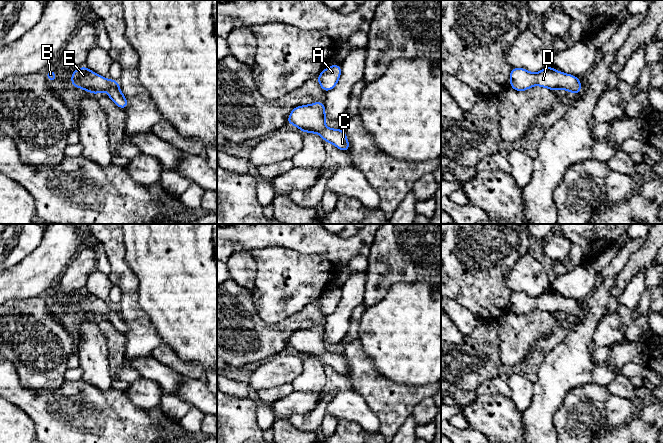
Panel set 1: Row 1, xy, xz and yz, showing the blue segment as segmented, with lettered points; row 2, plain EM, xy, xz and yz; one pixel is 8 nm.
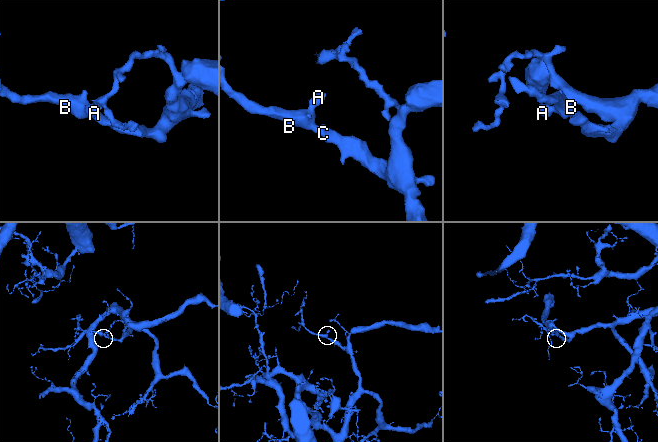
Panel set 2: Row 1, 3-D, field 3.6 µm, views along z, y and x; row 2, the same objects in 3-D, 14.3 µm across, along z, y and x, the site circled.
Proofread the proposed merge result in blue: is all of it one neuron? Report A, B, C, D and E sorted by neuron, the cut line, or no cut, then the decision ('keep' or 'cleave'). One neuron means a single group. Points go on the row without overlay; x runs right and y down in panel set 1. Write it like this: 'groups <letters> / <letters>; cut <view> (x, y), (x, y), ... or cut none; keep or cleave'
groups A B C D E; cut none; keep

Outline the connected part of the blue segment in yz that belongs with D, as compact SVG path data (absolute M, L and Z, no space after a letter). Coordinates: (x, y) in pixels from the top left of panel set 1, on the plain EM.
M546 290L538 297L531 297L523 292L512 292L510 297L510 311L518 316L527 314L535 309L556 315L564 313L578 318L581 314L580 303L571 298L565 298Z

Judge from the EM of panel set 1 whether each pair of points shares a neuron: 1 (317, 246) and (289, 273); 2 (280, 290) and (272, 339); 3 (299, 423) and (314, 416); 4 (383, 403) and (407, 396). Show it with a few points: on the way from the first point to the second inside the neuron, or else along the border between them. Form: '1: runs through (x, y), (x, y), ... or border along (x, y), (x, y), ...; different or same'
1: border along (286, 248), (305, 254), (324, 254), (331, 262); different
2: border along (255, 309), (267, 322), (280, 322), (296, 312); different
3: runs through (303, 423), (307, 423), (310, 420); same
4: runs through (389, 402), (396, 402), (401, 399); same

